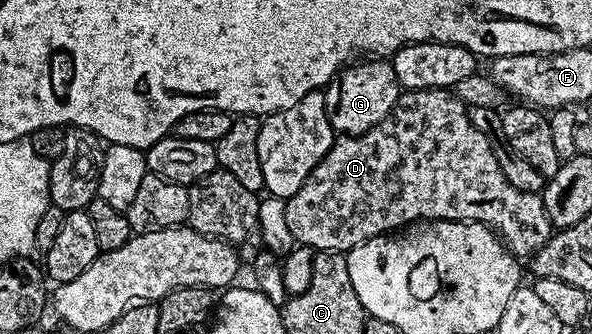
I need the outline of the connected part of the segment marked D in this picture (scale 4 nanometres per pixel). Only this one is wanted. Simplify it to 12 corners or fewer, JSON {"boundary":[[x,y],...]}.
{"boundary":[[451,90],[404,91],[285,202],[313,252],[410,223],[554,234]]}

